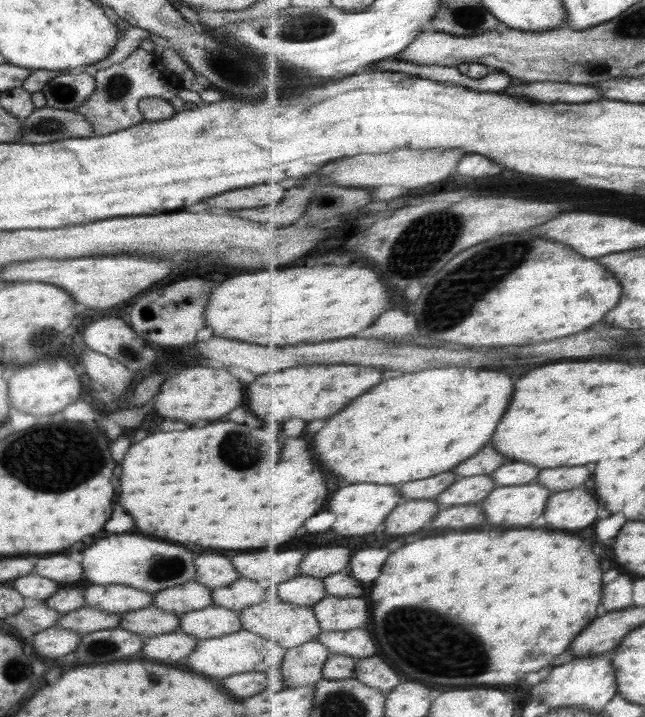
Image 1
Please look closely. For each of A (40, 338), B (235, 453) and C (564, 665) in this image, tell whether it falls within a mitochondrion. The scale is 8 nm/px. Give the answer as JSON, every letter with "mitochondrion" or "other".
{"A":"mitochondrion","B":"mitochondrion","C":"other"}

